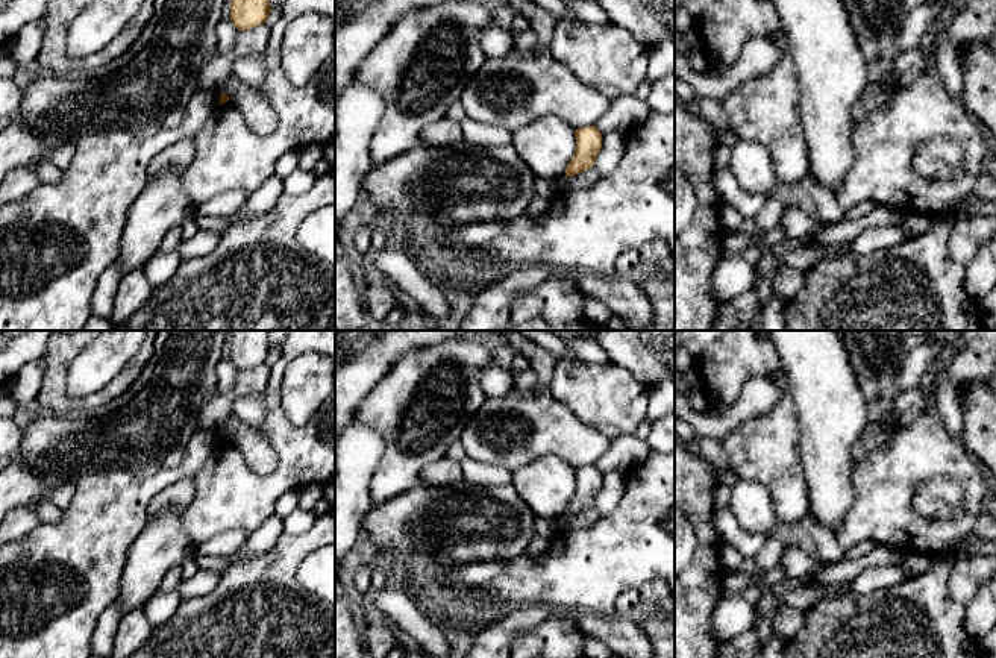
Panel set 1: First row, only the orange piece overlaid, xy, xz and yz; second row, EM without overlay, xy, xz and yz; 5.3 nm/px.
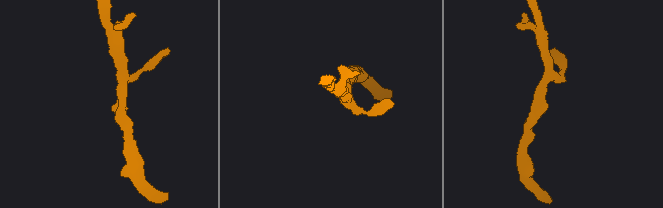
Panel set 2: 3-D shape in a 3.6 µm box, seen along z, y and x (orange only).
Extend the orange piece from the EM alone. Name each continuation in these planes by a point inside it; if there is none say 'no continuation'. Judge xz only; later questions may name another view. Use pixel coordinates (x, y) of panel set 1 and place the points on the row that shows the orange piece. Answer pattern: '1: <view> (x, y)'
no continuation

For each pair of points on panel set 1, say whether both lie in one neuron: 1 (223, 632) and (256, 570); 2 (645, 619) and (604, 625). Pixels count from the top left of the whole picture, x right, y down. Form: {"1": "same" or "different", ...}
{"1": "same", "2": "different"}

